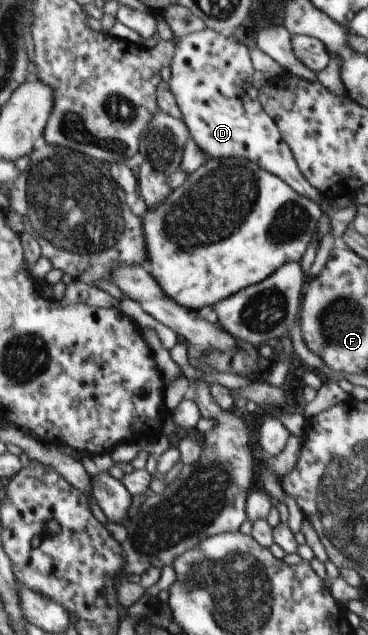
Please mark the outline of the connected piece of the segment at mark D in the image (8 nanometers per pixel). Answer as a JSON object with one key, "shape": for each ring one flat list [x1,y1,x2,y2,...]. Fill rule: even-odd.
{"shape":[[205,28,177,40,170,69,170,88,181,108,181,118,209,158,246,159,286,181,300,196,327,203,327,197,304,178,273,118,259,105,257,89,251,83,253,67,249,53,241,43]]}

